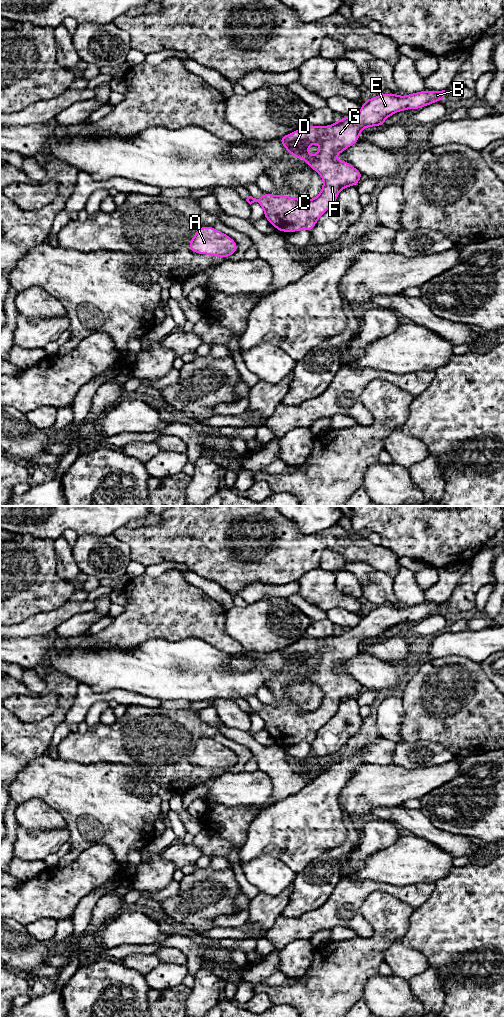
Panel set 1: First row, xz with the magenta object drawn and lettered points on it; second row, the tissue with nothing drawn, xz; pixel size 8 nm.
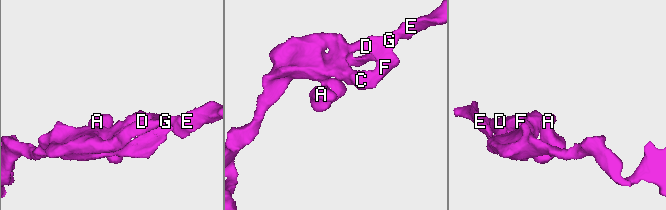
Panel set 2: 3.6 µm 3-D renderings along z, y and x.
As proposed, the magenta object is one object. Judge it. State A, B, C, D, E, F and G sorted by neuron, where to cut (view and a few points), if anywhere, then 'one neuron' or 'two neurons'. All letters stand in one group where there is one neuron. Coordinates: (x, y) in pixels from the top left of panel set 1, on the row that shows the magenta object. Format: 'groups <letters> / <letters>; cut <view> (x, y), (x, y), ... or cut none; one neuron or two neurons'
groups A B C D E F G; cut none; one neuron

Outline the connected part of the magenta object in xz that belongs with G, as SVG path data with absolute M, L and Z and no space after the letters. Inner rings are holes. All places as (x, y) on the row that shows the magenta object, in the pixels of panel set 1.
M422 90L417 93L399 96L395 93L380 93L371 99L366 99L357 114L351 117L340 118L336 123L327 126L307 126L304 125L298 130L282 136L279 141L286 148L286 151L295 158L303 159L314 171L323 179L323 187L320 193L313 199L303 200L291 196L272 195L263 193L259 199L249 196L246 201L251 205L257 202L264 209L264 217L278 230L282 232L297 232L300 230L311 231L318 219L334 204L339 192L349 186L356 186L363 174L354 168L347 161L337 161L335 156L342 153L348 147L359 141L359 134L366 127L384 126L386 118L393 114L408 110L420 109L432 103L436 103L444 98L442 91ZM315 143L320 144L319 151L315 156L309 154L307 149Z

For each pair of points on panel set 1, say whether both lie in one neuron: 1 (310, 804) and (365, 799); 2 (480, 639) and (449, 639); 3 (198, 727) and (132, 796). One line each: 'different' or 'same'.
1: different
2: same
3: different

